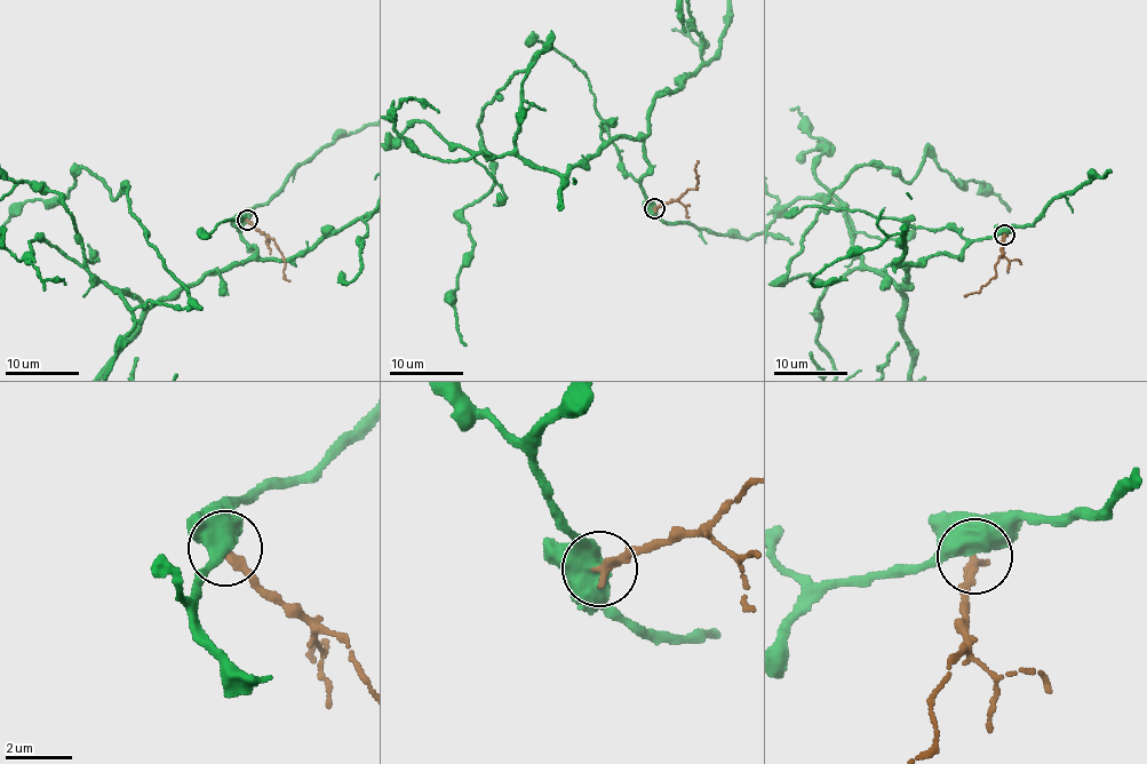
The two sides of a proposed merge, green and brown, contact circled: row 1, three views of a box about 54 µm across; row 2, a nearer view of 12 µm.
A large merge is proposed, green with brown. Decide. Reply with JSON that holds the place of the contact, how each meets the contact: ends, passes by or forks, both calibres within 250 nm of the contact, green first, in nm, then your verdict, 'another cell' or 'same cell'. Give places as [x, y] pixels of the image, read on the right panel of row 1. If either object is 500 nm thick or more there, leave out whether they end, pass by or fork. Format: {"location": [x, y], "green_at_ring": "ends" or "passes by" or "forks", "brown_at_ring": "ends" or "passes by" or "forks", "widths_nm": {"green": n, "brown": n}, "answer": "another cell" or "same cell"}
{"location": [1004, 235], "widths_nm": {"green": 600, "brown": 280}, "answer": "another cell"}

